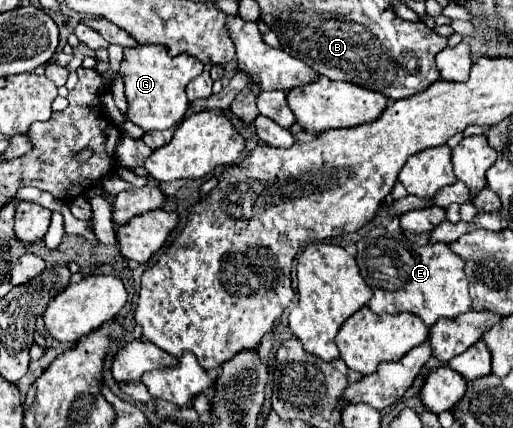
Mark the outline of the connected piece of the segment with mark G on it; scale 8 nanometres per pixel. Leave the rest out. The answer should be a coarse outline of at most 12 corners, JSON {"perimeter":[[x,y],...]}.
{"perimeter":[[163,45],[125,49],[127,119],[175,129],[203,63]]}

